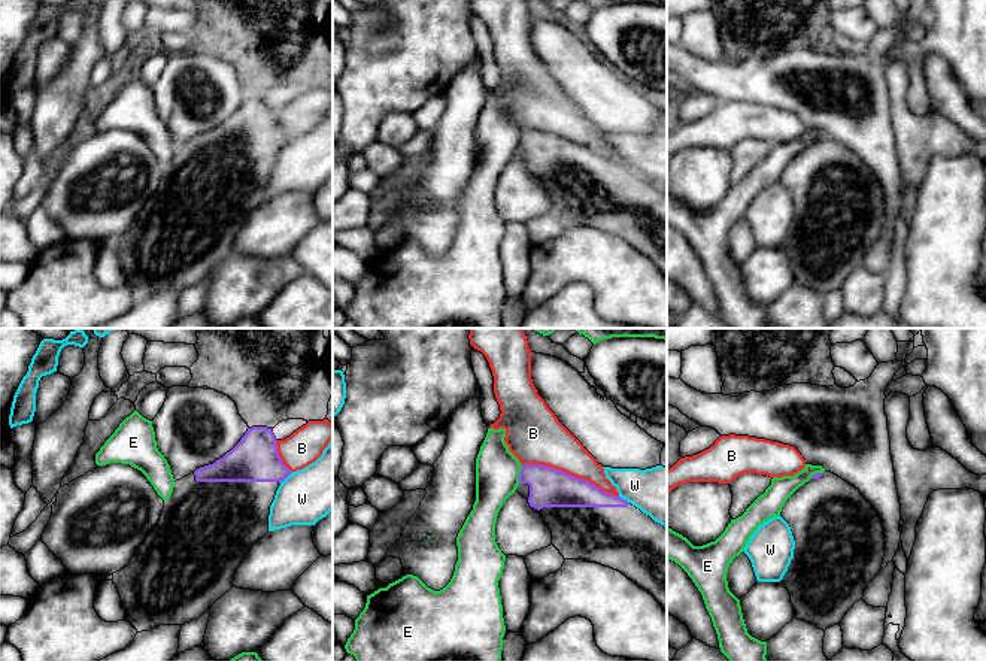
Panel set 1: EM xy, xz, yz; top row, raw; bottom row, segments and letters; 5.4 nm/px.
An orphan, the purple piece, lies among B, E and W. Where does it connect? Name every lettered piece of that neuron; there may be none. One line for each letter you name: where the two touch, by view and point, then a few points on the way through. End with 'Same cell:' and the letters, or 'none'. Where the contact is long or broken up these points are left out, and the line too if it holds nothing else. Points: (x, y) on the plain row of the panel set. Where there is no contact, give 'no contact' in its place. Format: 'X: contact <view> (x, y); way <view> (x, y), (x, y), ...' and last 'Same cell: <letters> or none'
Same cell: none

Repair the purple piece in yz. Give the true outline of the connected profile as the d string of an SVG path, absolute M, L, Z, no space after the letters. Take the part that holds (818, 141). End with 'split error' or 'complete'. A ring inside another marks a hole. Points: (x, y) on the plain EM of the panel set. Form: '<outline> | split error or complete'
M831 137L813 140L786 166L780 182L789 189L795 206L794 224L782 245L791 260L795 283L825 297L840 289L853 270L862 266L867 251L880 237L886 210L882 185L859 155Z | split error

